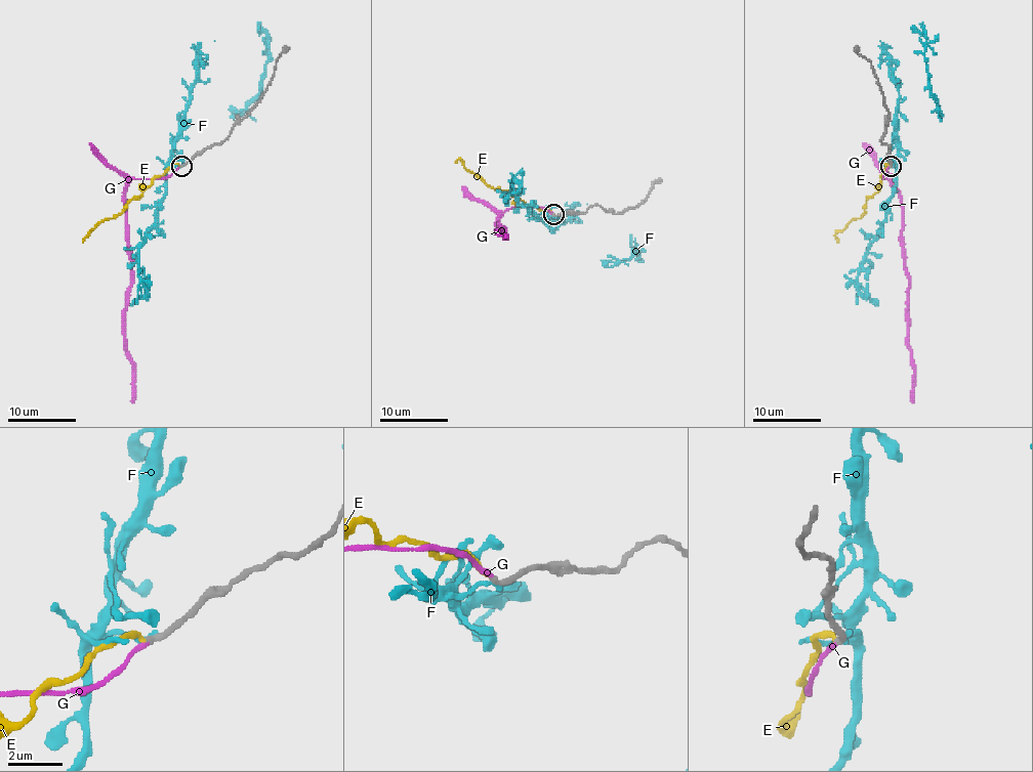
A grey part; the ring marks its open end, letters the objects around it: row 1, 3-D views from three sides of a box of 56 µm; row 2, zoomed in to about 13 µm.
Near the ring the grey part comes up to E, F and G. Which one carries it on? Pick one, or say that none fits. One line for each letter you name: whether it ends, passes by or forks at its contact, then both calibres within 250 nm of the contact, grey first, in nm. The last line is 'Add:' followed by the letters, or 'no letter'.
G: It ends there. Thickness 220 nm (grey) against 160 nm
Add: G

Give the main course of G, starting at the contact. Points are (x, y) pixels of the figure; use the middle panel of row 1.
G: (554, 214), (539, 207), (506, 209), (498, 219), (503, 232), (498, 232), (506, 236)

